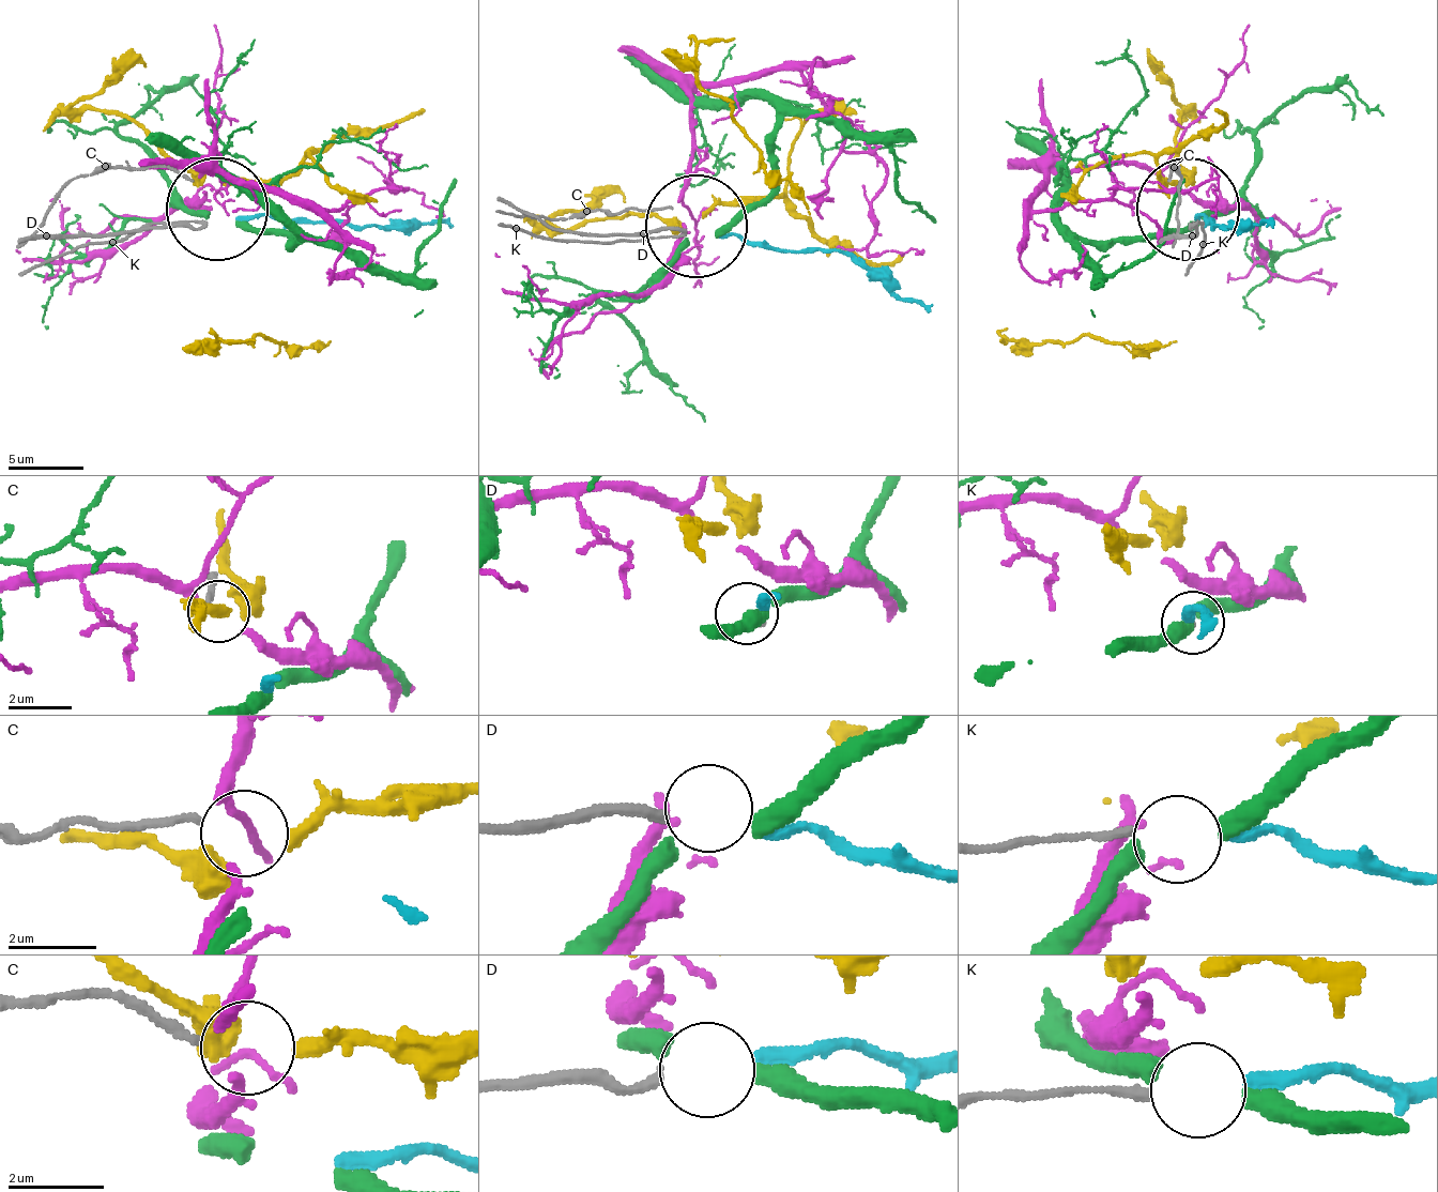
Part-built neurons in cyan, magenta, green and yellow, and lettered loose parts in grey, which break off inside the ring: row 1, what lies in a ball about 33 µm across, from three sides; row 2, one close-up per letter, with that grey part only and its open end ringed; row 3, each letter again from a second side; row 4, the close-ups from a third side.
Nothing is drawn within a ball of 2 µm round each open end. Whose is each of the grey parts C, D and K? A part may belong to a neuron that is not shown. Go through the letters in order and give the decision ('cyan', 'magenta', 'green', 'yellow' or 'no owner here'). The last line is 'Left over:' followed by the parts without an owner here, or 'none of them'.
C: no owner here
D: cyan
K: no owner here
Left over: C, K

